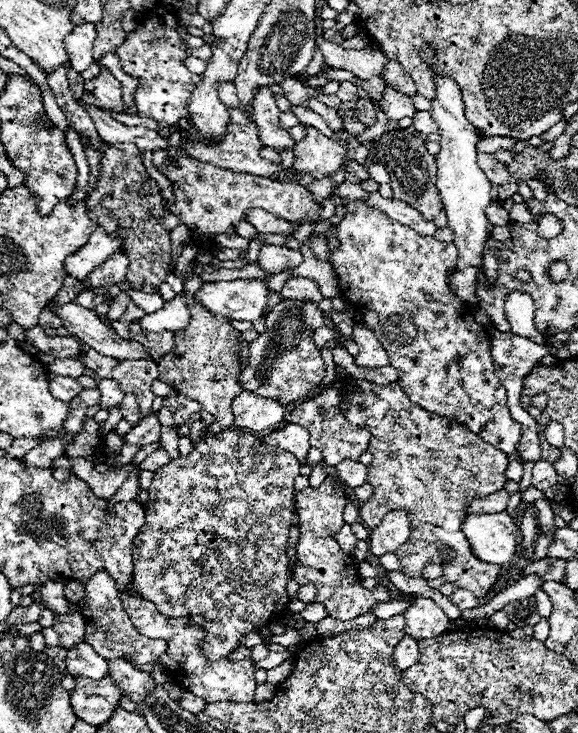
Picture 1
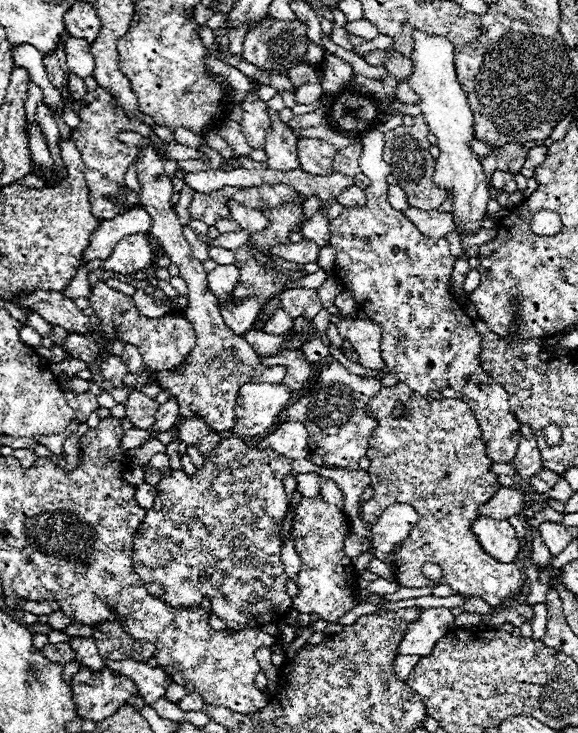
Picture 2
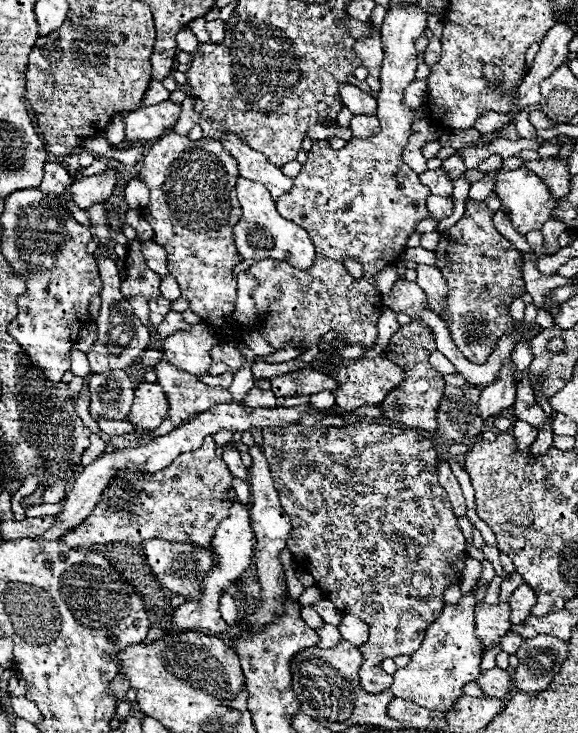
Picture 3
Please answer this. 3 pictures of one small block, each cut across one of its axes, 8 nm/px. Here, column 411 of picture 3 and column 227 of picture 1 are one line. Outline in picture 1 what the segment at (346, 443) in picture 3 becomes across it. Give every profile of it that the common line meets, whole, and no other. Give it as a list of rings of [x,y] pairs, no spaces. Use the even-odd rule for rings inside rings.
[[[230,428],[204,436],[194,450],[185,457],[174,458],[170,464],[154,472],[154,482],[144,504],[146,522],[134,538],[134,574],[130,590],[158,606],[160,614],[168,618],[204,616],[206,642],[202,654],[210,660],[228,656],[250,632],[278,622],[288,608],[288,534],[298,522],[292,510],[294,478],[300,474],[300,462],[278,450],[262,444],[244,429]]]

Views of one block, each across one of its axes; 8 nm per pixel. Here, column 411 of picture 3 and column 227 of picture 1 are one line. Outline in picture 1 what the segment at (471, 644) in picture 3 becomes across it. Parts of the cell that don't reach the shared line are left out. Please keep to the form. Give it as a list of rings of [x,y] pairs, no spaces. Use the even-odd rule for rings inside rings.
[[[120,594],[120,600],[124,604],[124,610],[128,612],[130,620],[138,628],[140,634],[148,638],[164,638],[168,642],[166,654],[160,658],[172,678],[174,684],[182,686],[184,690],[198,694],[206,698],[206,702],[254,702],[254,666],[252,660],[242,662],[228,662],[228,658],[222,658],[220,662],[210,662],[200,652],[200,642],[204,640],[202,626],[188,626],[188,618],[166,618],[162,616],[156,606],[148,600],[142,600],[140,596],[124,596]]]

